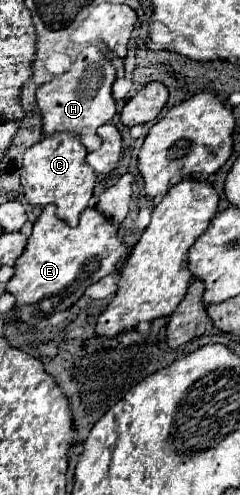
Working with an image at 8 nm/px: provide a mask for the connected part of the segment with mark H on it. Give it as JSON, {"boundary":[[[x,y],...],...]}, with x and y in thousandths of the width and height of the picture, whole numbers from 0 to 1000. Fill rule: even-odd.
{"boundary":[[[404,91],[354,95],[321,111],[313,127],[279,147],[221,156],[204,168],[154,180],[154,212],[179,236],[179,265],[188,269],[313,265],[338,273],[338,285],[363,297],[363,305],[413,301],[421,277],[404,273],[404,257],[429,248],[454,248],[488,224],[479,200],[463,188],[471,164],[479,164],[479,135],[463,119],[438,115]]]}

